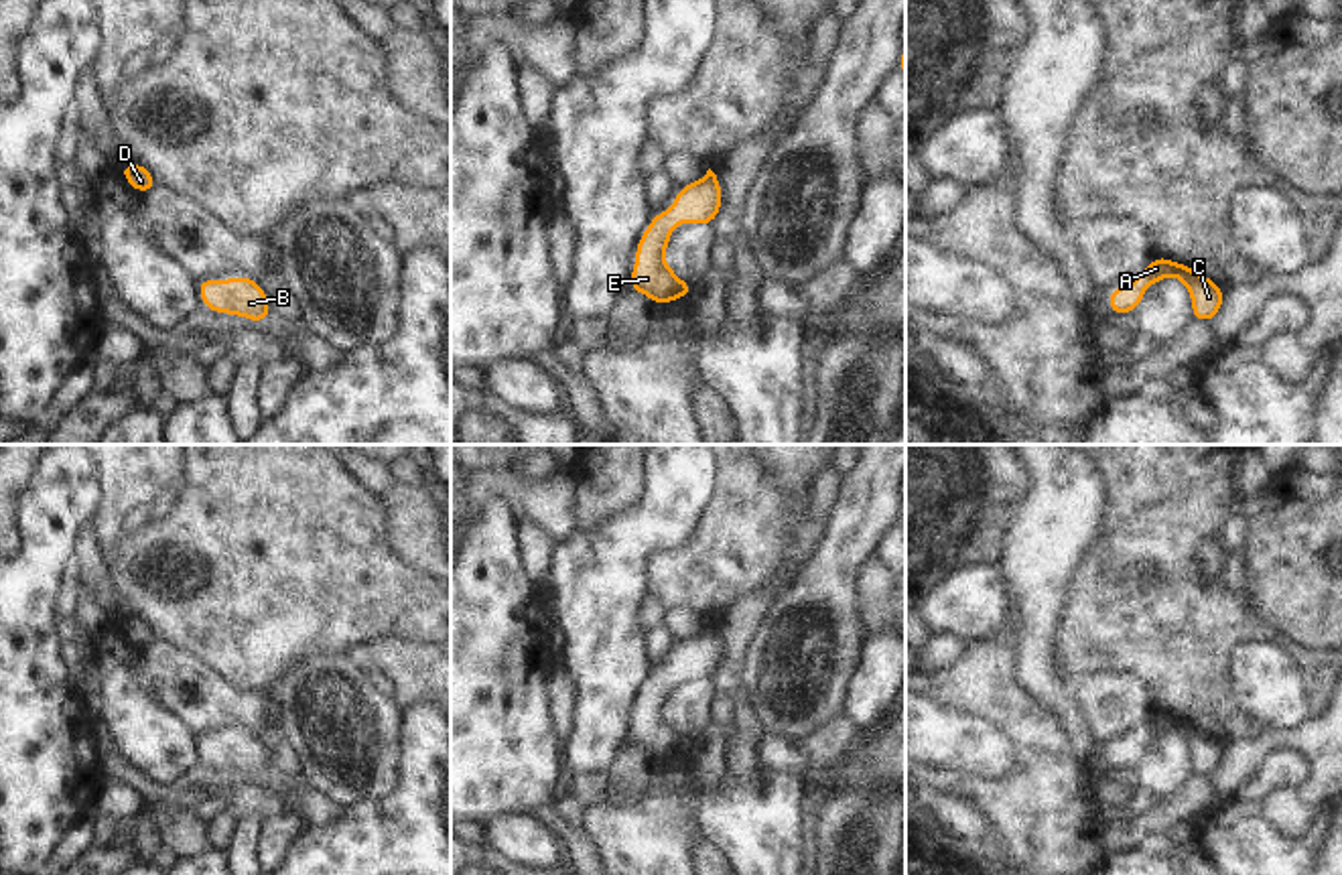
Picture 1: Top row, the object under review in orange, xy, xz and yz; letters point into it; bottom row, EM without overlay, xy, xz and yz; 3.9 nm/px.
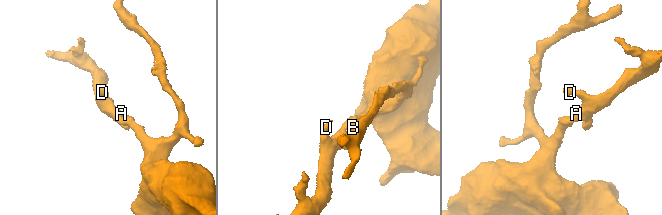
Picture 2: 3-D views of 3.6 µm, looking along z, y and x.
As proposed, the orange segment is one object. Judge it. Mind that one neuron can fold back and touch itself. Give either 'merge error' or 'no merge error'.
no merge error

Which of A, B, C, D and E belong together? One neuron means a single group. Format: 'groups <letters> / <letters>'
groups A B C D E

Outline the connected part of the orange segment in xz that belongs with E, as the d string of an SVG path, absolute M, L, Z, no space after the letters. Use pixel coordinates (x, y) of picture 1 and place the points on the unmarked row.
M709 623L696 637L682 640L668 666L654 668L648 684L640 690L627 745L638 745L656 759L682 755L684 749L694 747L694 739L682 737L666 719L664 706L676 678L711 680L723 668L721 646L717 629Z

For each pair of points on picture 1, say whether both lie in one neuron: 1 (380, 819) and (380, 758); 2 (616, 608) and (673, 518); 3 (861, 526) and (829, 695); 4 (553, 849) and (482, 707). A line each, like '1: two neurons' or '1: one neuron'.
1: two neurons
2: one neuron
3: one neuron
4: two neurons

